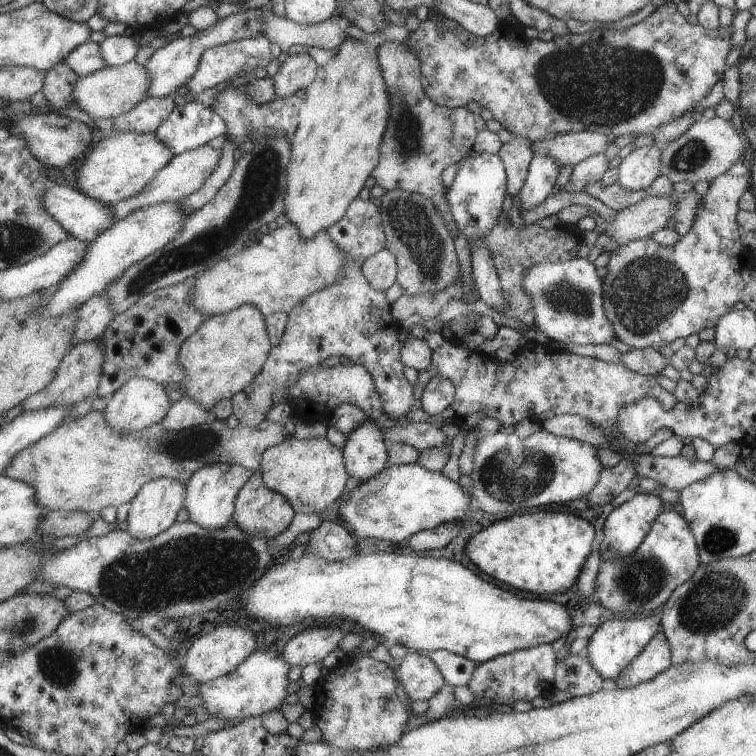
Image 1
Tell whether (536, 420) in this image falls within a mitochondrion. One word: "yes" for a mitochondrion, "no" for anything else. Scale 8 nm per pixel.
no

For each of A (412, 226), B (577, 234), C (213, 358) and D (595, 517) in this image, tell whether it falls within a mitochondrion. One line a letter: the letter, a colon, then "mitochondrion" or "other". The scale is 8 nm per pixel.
A: mitochondrion
B: other
C: other
D: other

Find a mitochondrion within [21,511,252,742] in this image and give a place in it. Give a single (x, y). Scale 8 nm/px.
(59, 665)

